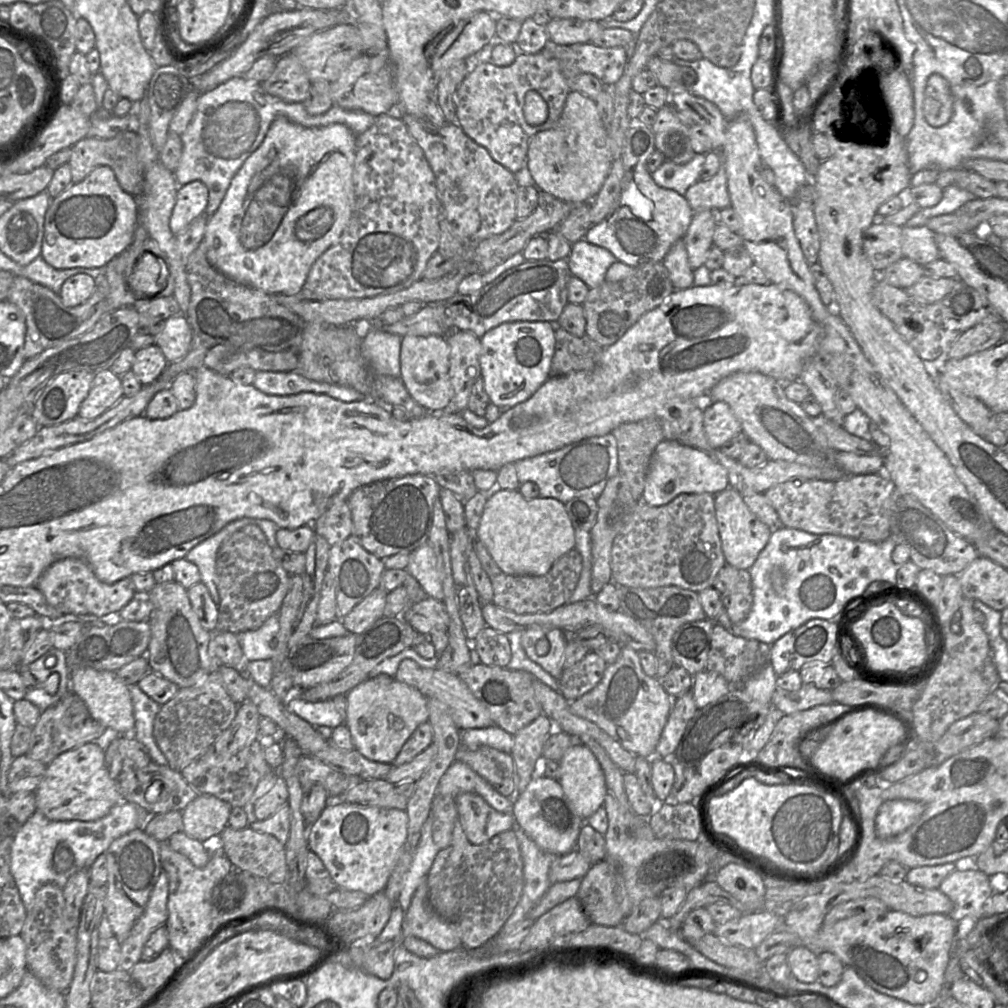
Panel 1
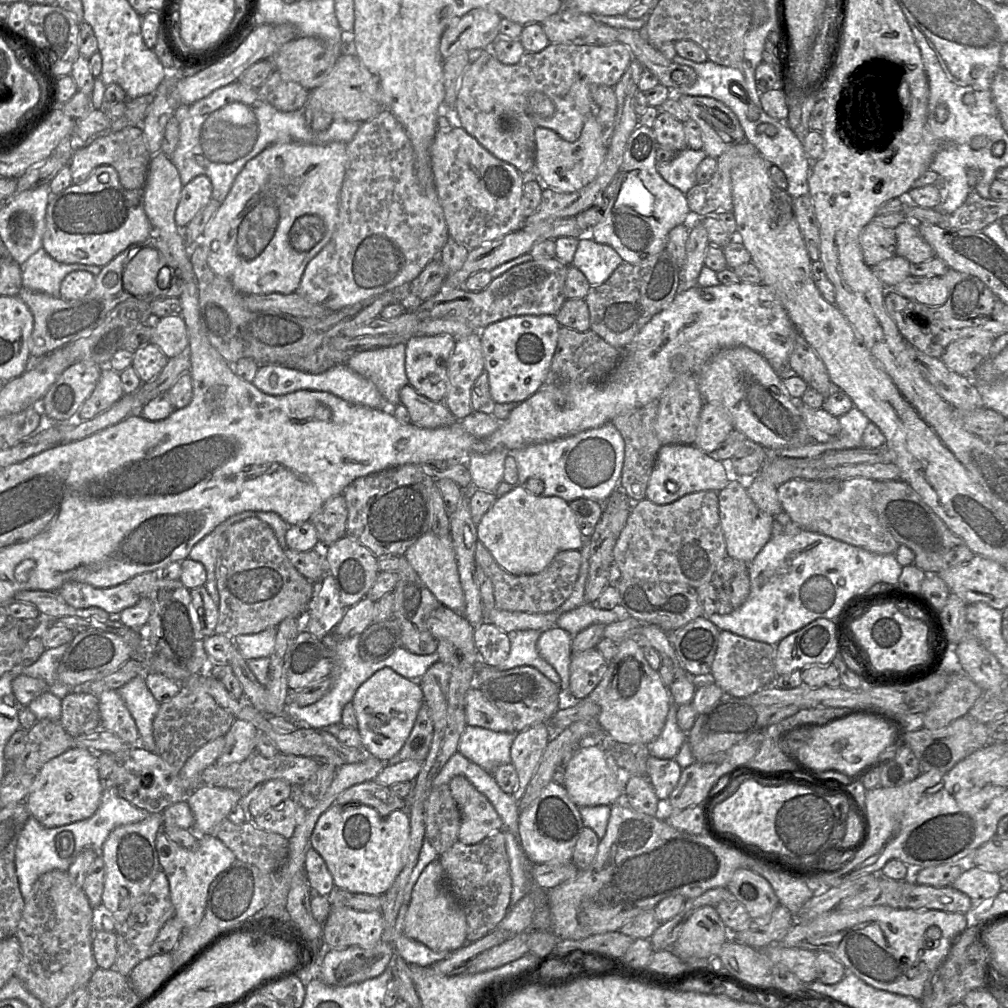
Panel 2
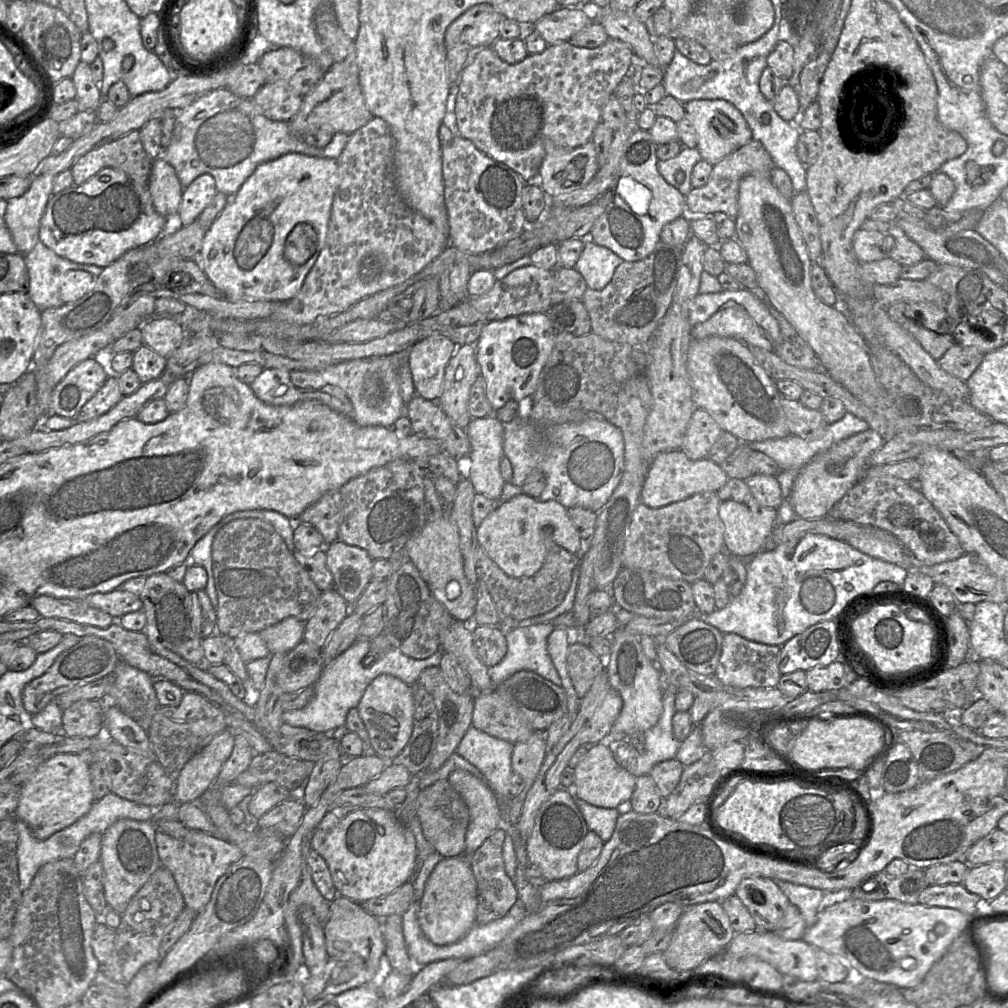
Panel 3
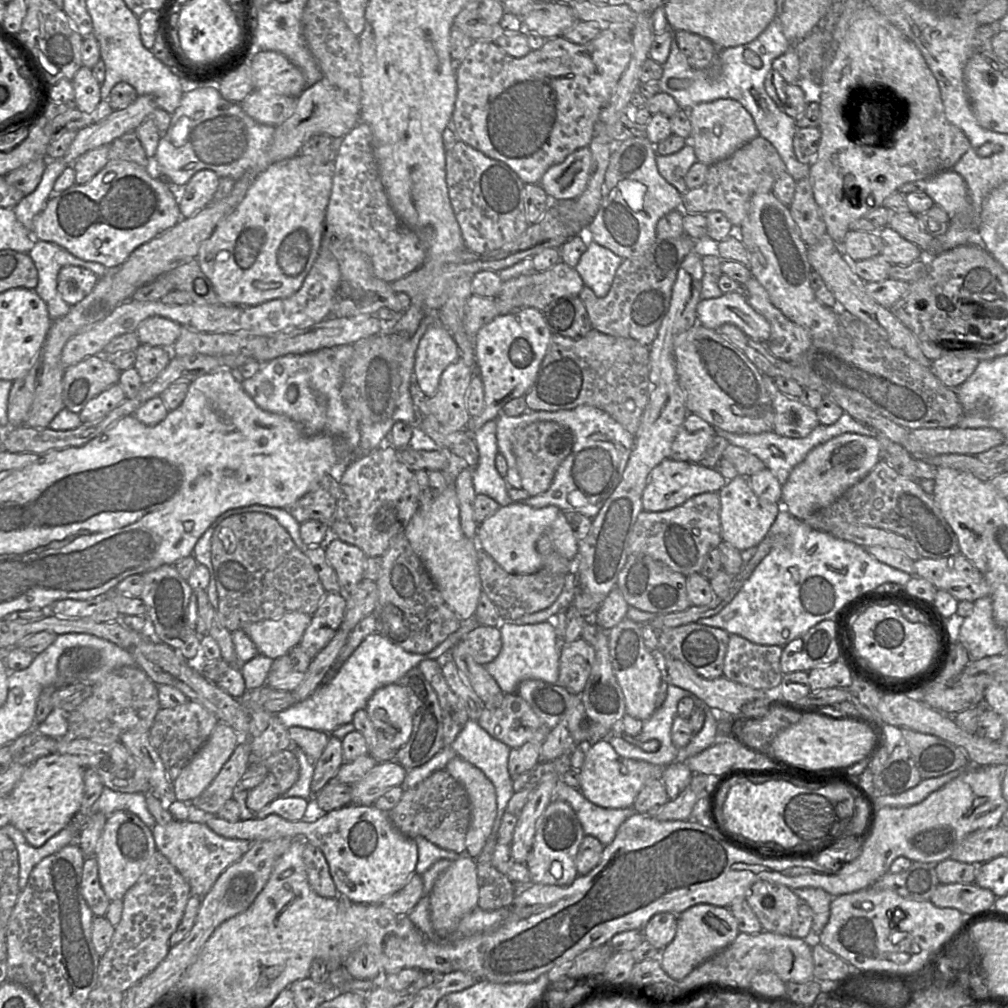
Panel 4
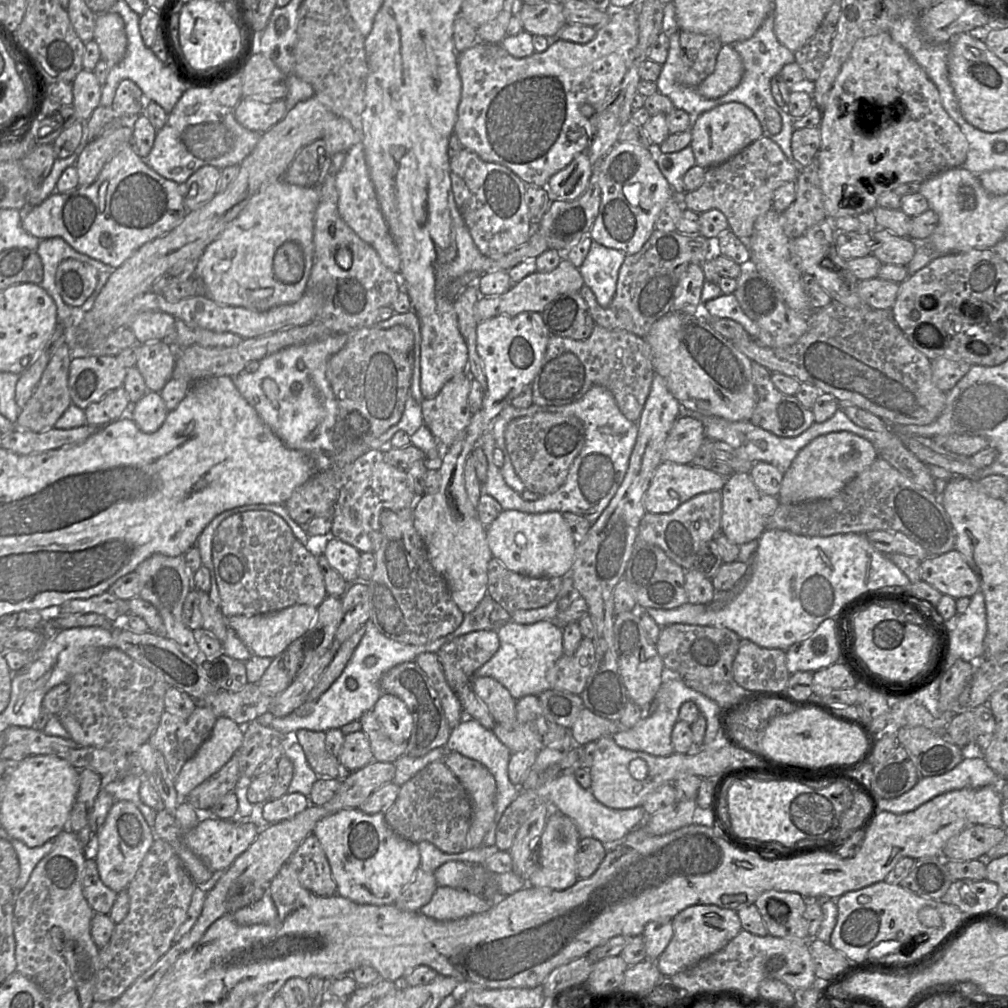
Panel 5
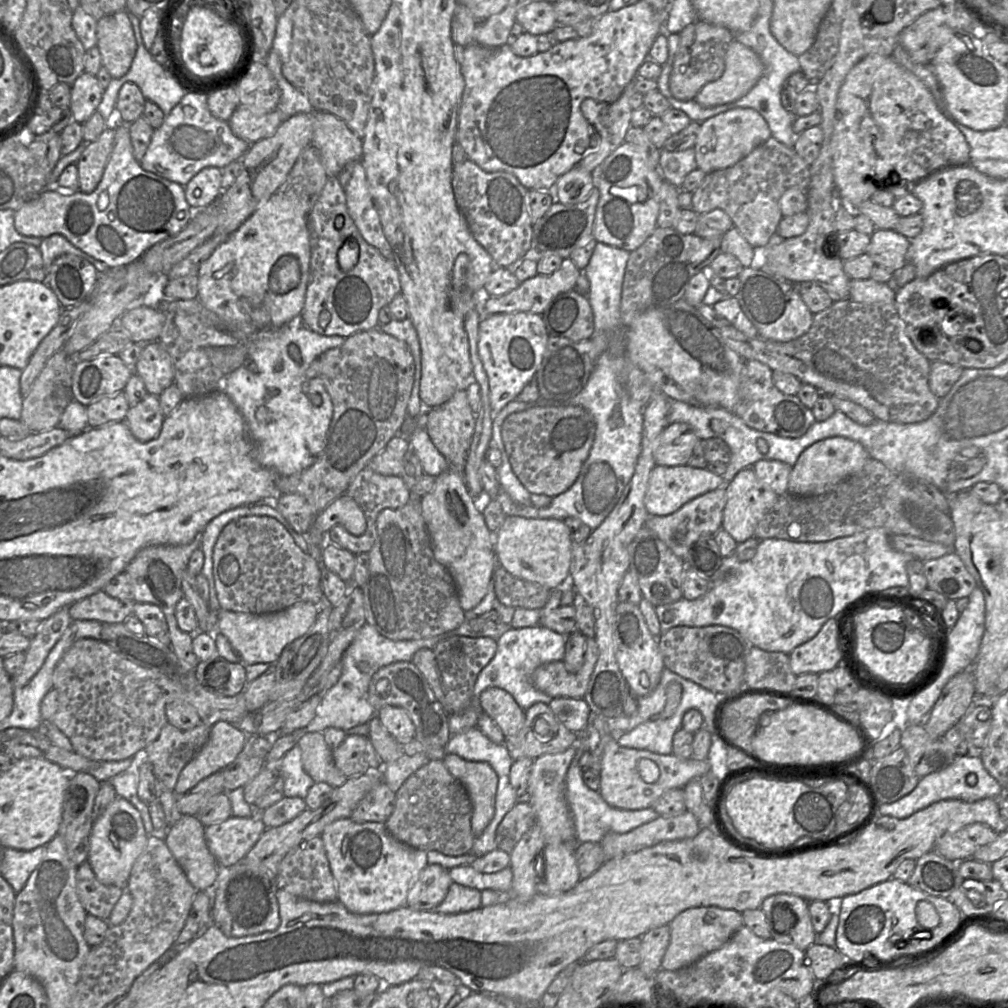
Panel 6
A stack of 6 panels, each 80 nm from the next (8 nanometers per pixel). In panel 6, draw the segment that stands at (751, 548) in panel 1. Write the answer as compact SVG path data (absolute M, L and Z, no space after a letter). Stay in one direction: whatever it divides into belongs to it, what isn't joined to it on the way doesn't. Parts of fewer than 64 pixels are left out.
M752 467L740 470L725 488L722 528L742 543L754 536L756 525L779 496L757 479Z

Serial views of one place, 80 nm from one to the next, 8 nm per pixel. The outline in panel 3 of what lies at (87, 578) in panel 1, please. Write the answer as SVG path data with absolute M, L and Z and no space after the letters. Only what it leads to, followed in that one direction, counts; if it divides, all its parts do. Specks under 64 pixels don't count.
M118 588L106 593L94 593L86 596L83 601L92 607L109 613L114 618L120 618L126 613L143 608L139 596Z

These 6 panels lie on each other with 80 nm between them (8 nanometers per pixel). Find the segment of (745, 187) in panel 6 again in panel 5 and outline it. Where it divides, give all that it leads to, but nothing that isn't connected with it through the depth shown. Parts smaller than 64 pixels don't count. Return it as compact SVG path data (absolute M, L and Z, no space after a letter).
M761 137L724 163L706 169L703 184L682 195L684 209L698 214L711 209L721 211L728 220L730 231L749 249L756 220L773 208L777 188L796 182L800 168L789 162L781 148L771 139Z

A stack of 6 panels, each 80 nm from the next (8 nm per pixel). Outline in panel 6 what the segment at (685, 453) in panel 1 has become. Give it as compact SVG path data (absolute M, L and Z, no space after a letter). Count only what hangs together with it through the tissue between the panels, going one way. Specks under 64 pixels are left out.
M689 465L655 466L644 496L644 505L650 516L668 516L695 497L724 485L725 481L722 476L716 475L706 468L695 468Z

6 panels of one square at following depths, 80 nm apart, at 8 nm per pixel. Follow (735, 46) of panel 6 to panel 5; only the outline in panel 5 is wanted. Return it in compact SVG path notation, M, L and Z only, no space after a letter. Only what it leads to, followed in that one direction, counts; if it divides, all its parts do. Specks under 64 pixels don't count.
M723 45L713 73L697 87L698 92L708 99L724 96L739 85L743 73L744 67L739 53L732 45Z

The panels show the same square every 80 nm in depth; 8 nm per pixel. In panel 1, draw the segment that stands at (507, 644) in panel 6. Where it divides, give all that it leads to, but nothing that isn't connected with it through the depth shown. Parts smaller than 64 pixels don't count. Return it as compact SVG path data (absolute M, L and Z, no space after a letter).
M522 632L508 633L506 636L510 638L511 648L511 660L506 668L508 670L523 670L529 672L552 690L558 691L558 680L527 656L521 645Z

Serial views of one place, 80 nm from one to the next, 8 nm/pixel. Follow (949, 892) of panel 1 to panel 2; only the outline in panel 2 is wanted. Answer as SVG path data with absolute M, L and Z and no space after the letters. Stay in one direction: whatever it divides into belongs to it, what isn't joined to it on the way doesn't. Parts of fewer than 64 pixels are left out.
M972 867L963 871L952 886L969 896L971 908L976 908L983 901L991 901L1001 891L1001 875Z

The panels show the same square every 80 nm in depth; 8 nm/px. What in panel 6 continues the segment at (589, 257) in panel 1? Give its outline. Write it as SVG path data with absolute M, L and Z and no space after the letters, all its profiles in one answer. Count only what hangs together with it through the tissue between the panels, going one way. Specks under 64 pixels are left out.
M597 242L592 256L583 270L589 282L588 300L593 312L595 333L615 335L623 331L621 325L620 301L625 268L629 255L630 252L627 250Z

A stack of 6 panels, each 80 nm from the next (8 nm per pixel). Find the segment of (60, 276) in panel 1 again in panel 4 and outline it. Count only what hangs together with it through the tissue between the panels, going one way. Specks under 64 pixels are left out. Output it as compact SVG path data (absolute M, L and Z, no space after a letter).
M37 240L28 255L33 260L38 272L38 283L34 291L46 303L52 321L65 316L71 307L62 299L57 290L57 277L62 267L80 266L92 271L98 277L108 271L104 265L77 258L52 242Z

